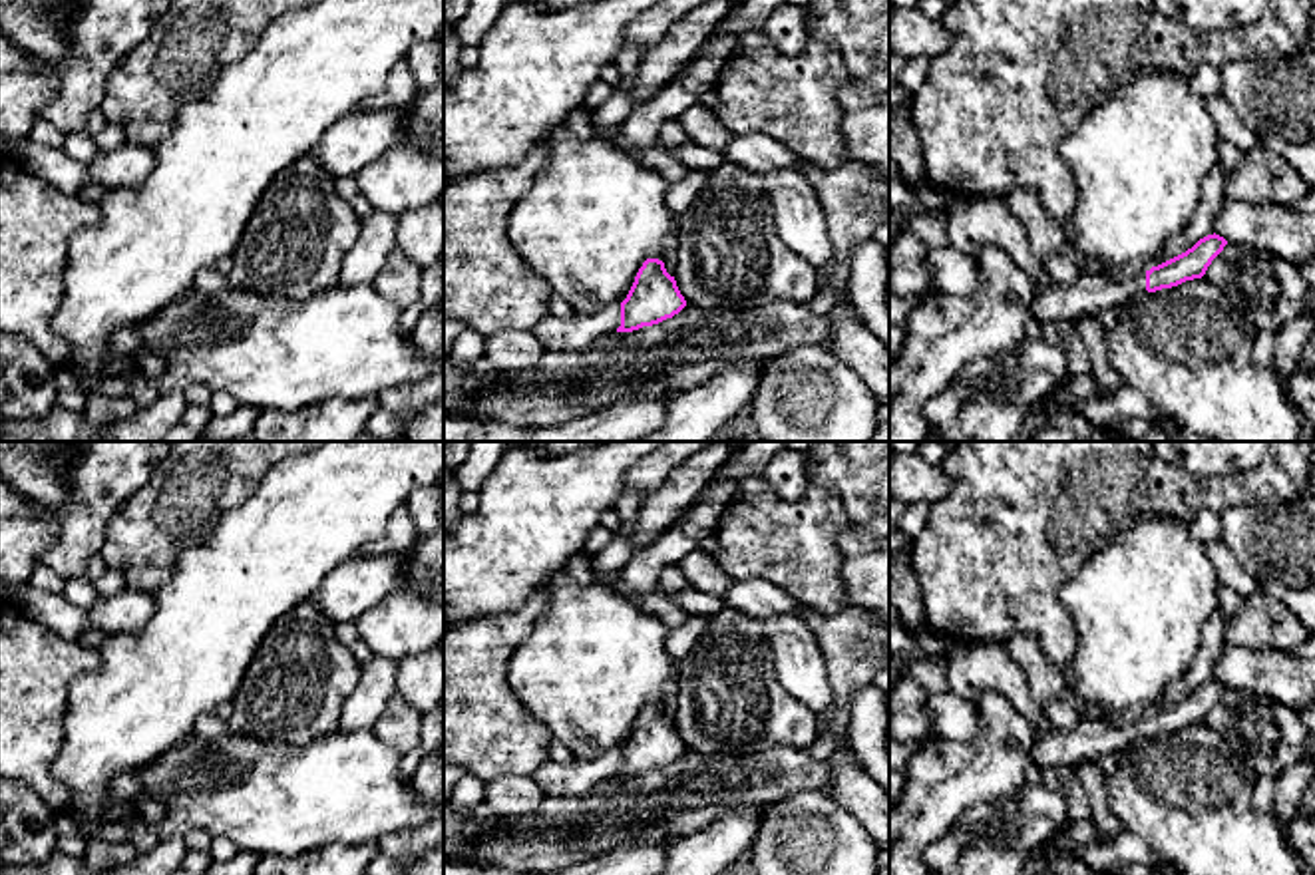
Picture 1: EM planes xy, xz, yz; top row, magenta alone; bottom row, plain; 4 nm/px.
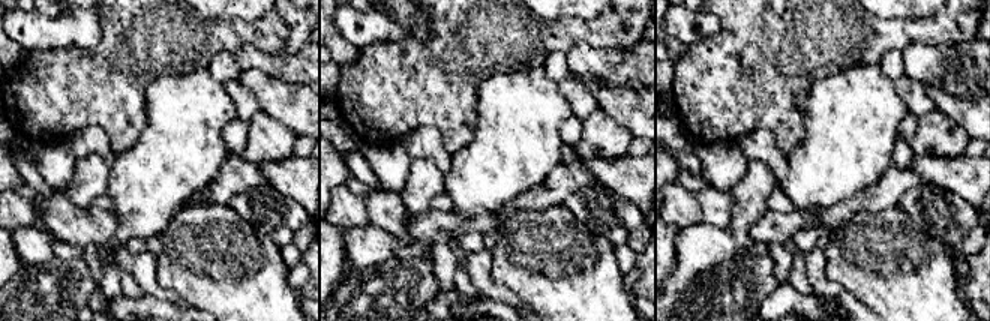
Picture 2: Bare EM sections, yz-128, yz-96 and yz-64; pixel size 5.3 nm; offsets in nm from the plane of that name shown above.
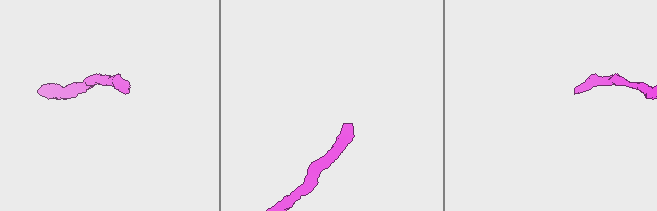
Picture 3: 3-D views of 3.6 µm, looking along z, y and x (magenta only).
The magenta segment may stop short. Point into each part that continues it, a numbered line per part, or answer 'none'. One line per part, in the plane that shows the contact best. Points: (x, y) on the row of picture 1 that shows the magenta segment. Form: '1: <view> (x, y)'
1: yz (1089, 295)

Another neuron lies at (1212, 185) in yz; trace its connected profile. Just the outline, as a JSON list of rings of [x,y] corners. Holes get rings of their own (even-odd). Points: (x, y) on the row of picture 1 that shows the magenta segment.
[[[1214,165],[1206,171],[1202,179],[1202,201],[1194,219],[1180,235],[1172,237],[1160,253],[1150,259],[1140,259],[1122,266],[1104,268],[1104,274],[1108,274],[1112,280],[1130,278],[1186,253],[1200,239],[1214,235],[1218,213],[1225,201],[1223,179],[1225,173],[1220,165]]]

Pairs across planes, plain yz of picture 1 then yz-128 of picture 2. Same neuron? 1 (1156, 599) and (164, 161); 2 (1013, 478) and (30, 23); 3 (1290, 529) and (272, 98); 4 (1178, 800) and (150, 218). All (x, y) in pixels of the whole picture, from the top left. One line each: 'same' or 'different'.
1: same
2: different
3: different
4: different

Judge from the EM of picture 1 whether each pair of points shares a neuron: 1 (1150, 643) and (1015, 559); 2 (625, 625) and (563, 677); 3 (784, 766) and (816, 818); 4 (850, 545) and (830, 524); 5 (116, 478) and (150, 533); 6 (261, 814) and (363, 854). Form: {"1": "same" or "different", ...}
{"1": "different", "2": "same", "3": "different", "4": "different", "5": "different", "6": "different"}

